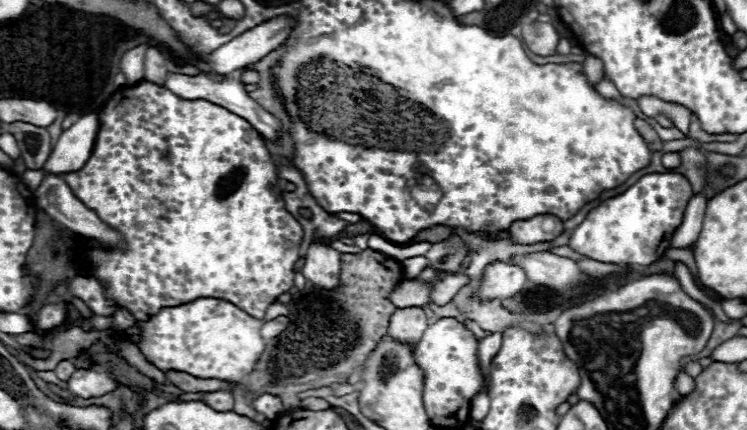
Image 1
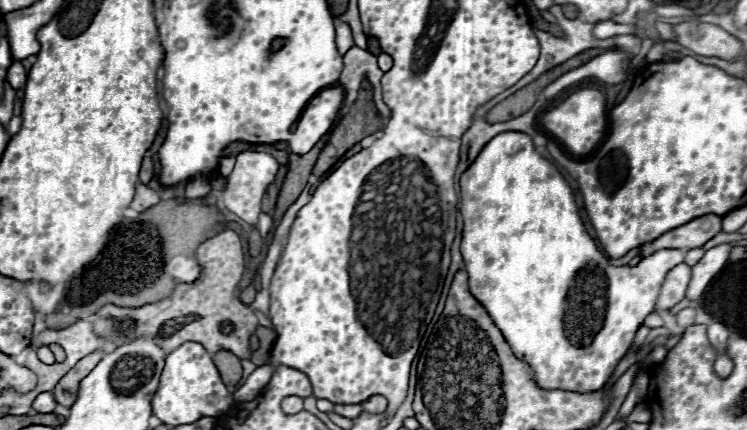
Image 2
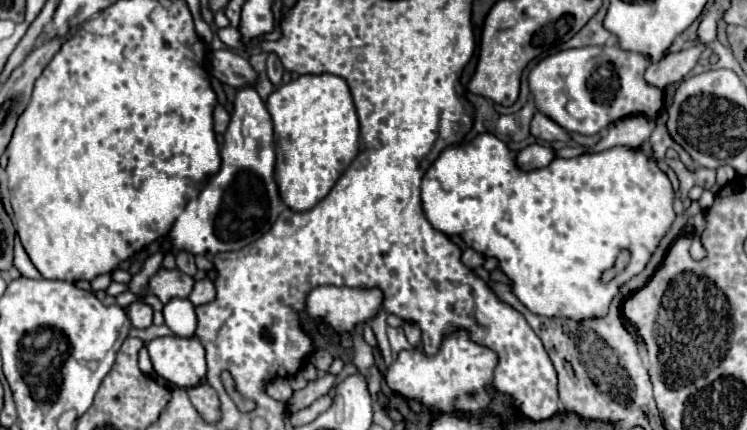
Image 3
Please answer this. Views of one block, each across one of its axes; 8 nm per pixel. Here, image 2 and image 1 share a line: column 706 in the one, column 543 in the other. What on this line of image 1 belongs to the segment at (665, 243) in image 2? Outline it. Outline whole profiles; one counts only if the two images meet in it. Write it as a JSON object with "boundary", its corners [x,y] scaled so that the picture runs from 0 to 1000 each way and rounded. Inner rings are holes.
{"boundary":[[[726,498],[715,502],[710,512],[691,512],[683,521],[685,558],[696,567],[715,567],[715,563],[734,563],[742,558],[747,544],[752,544],[755,526],[752,512],[739,502],[739,498]]]}

